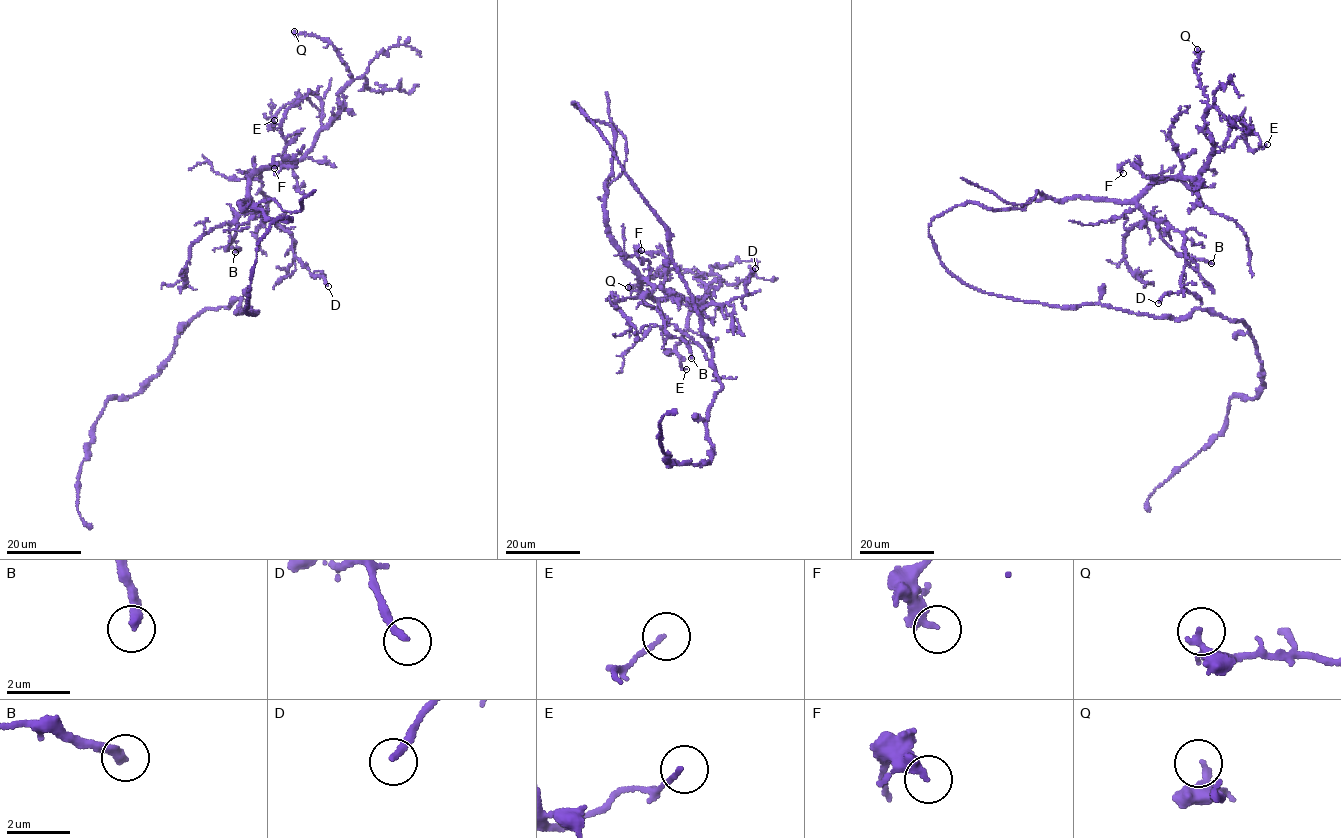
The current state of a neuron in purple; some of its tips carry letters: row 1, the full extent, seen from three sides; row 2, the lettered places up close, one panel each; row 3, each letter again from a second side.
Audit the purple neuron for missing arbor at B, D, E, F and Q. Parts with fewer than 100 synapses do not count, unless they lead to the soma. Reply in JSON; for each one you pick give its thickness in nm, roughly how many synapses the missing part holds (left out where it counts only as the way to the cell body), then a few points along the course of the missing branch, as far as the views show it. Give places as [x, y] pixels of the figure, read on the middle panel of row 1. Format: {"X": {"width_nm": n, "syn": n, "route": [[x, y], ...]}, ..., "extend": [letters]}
{"extend": []}

